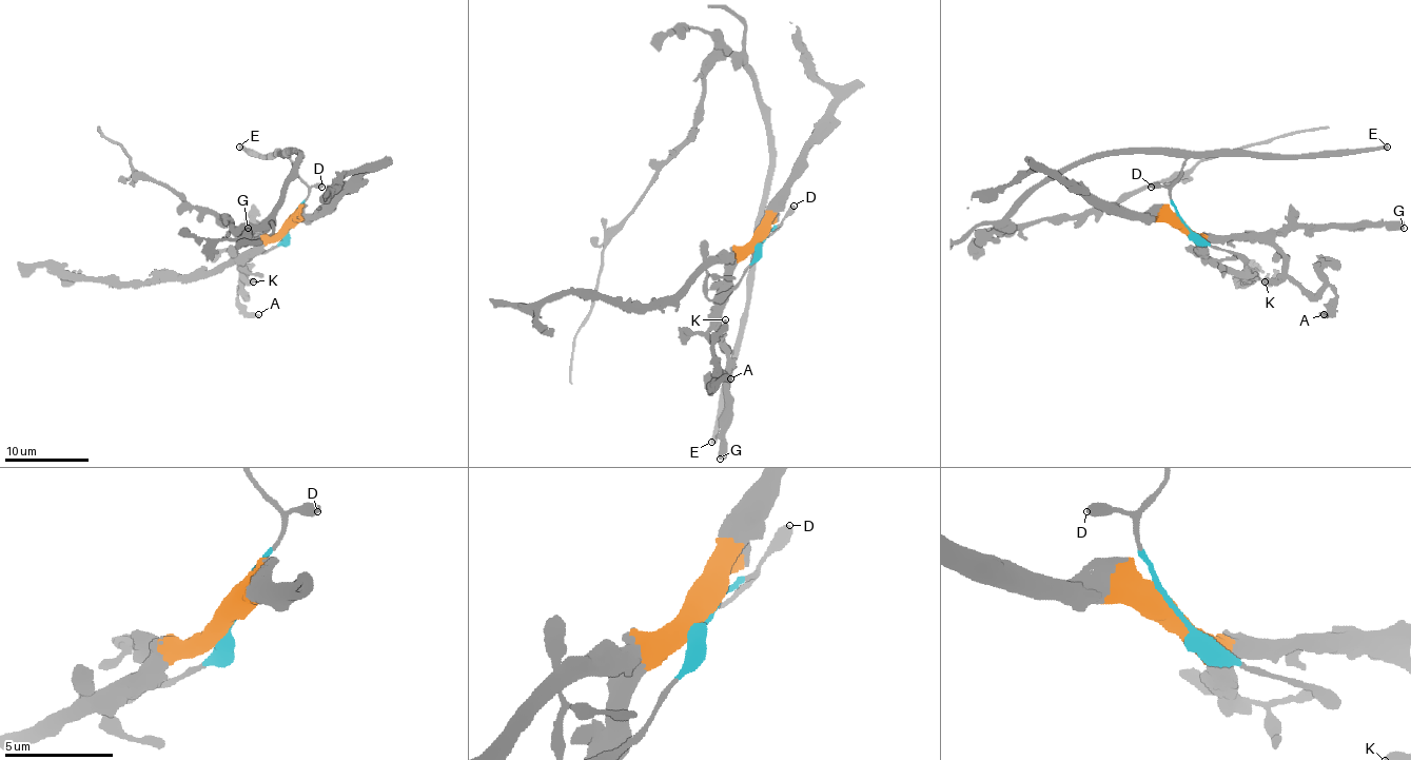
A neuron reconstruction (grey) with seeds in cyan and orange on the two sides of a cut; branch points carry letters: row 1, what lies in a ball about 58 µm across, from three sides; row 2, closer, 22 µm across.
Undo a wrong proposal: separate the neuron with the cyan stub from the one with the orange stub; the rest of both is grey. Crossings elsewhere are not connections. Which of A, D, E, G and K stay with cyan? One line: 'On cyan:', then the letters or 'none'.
On cyan: D, E

